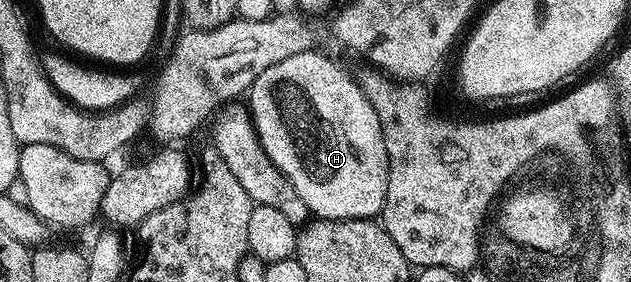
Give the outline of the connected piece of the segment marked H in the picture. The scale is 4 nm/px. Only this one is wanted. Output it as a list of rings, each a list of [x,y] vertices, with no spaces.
[[[314,49],[301,52],[297,56],[289,56],[289,60],[281,60],[281,64],[273,64],[257,76],[257,80],[251,85],[249,91],[249,109],[251,120],[255,124],[255,131],[259,142],[265,148],[269,160],[288,180],[293,184],[297,196],[305,200],[308,211],[316,218],[369,218],[374,219],[383,213],[383,201],[387,195],[387,153],[385,152],[385,140],[381,136],[381,124],[377,120],[377,112],[373,112],[373,104],[365,100],[365,92],[361,92],[358,81],[351,78],[331,58],[323,54],[315,54]]]

